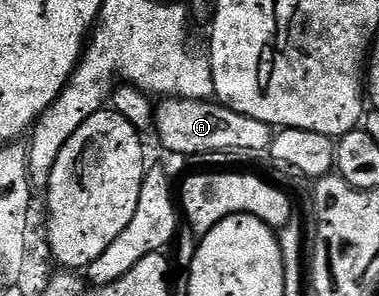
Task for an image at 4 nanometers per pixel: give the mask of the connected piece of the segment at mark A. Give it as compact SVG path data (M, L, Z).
M164 98L154 108L154 134L159 134L159 143L167 151L175 155L219 155L222 151L263 151L270 152L273 129L265 121L257 121L253 117L245 117L233 109L229 109L222 101L205 99L173 99Z

